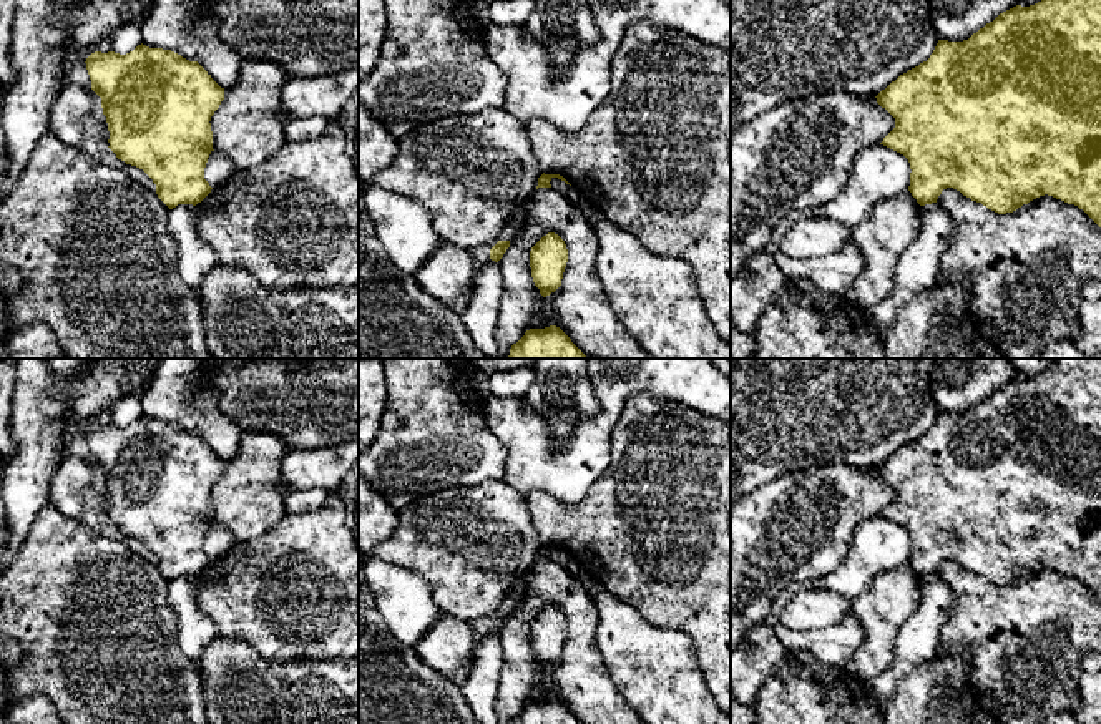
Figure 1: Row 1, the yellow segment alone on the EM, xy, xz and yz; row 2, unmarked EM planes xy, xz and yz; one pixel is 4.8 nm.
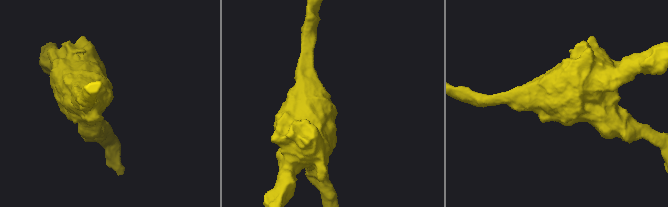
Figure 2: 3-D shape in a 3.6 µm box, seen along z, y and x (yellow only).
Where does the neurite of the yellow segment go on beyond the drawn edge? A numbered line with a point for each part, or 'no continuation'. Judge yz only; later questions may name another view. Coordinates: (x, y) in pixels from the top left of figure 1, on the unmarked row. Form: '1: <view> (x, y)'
no continuation

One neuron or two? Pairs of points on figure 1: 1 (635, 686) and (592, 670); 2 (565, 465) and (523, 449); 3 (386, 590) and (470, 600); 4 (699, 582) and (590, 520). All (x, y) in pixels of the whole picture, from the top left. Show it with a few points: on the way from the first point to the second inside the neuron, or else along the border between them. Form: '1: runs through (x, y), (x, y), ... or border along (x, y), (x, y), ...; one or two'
1: border along (595, 640), (611, 681), (631, 706); two
2: runs through (555, 465), (540, 465), (533, 459); one
3: border along (406, 567), (429, 585), (432, 600), (442, 613); two
4: runs through (673, 555), (668, 555), (645, 532), (616, 532); one

